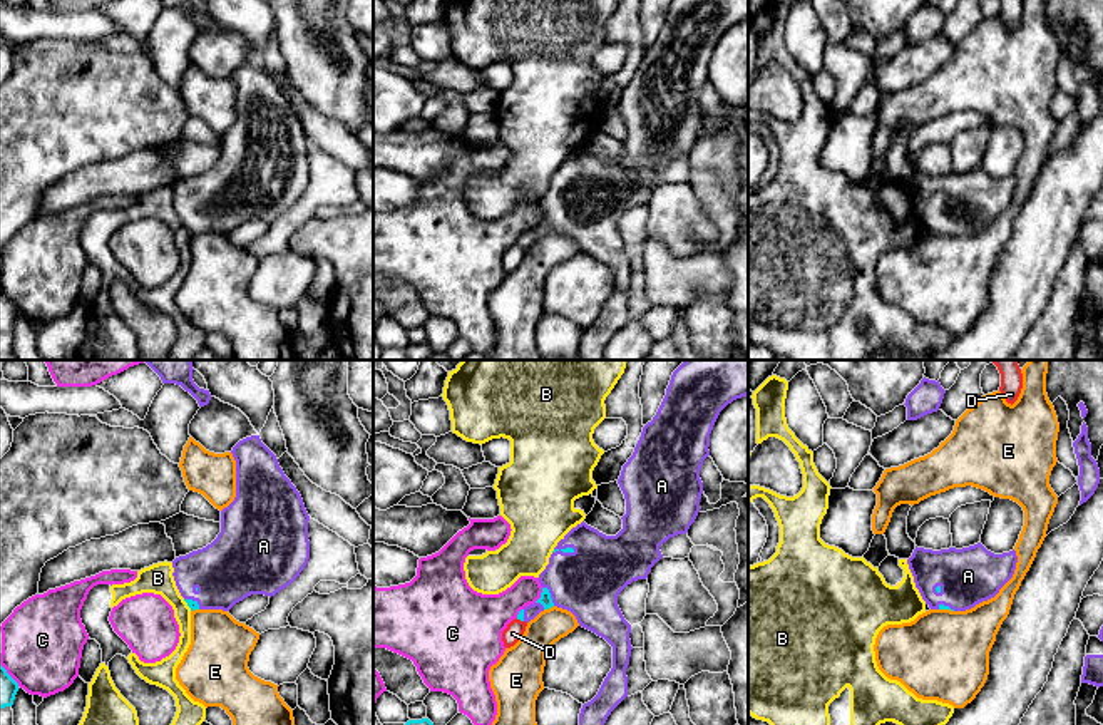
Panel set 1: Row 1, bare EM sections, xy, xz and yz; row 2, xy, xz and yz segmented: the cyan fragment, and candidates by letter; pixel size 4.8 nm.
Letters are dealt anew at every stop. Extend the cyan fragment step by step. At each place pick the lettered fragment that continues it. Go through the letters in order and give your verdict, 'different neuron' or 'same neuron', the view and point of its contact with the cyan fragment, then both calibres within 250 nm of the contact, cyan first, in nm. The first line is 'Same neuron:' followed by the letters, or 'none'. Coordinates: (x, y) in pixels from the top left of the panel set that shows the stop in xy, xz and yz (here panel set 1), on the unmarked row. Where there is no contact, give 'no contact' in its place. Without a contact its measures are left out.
Same neuron: A
A: same neuron | xz (549, 220) | 60/320 nm
B: different neuron | xy (188, 230) | 50/140 nm
C: different neuron | xz (541, 220) | 60/180 nm
D: different neuron | xz (519, 243) | 30/90 nm
E: different neuron | xz (548, 233) | 60/170 nm

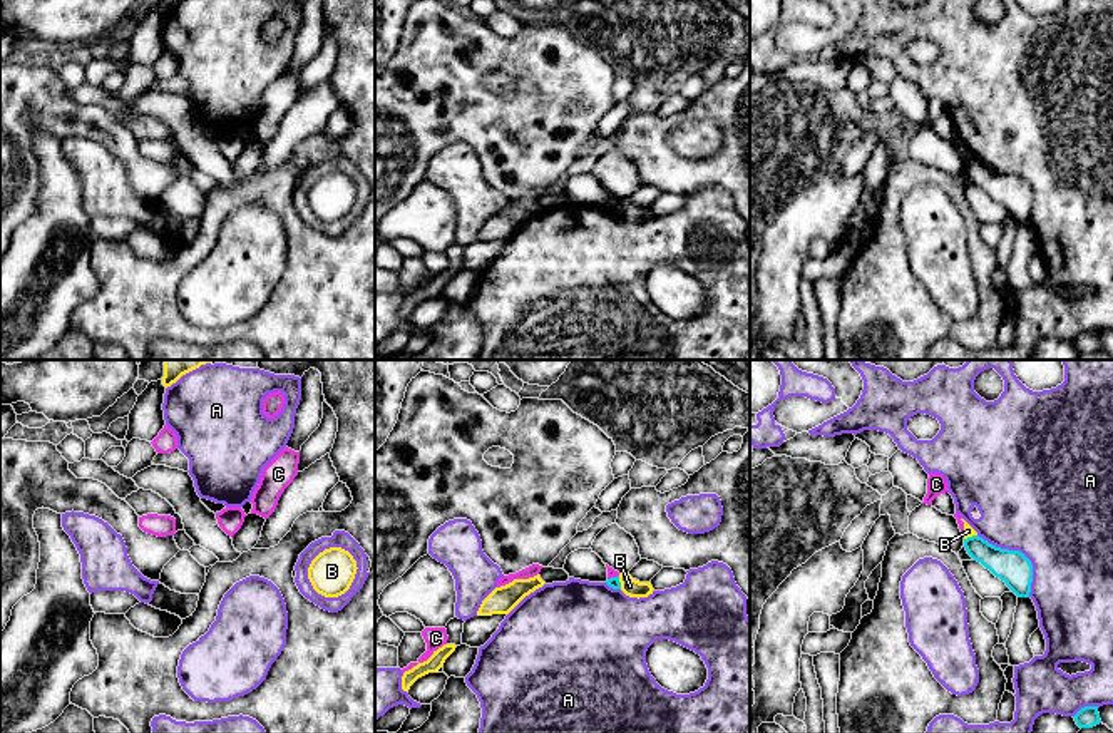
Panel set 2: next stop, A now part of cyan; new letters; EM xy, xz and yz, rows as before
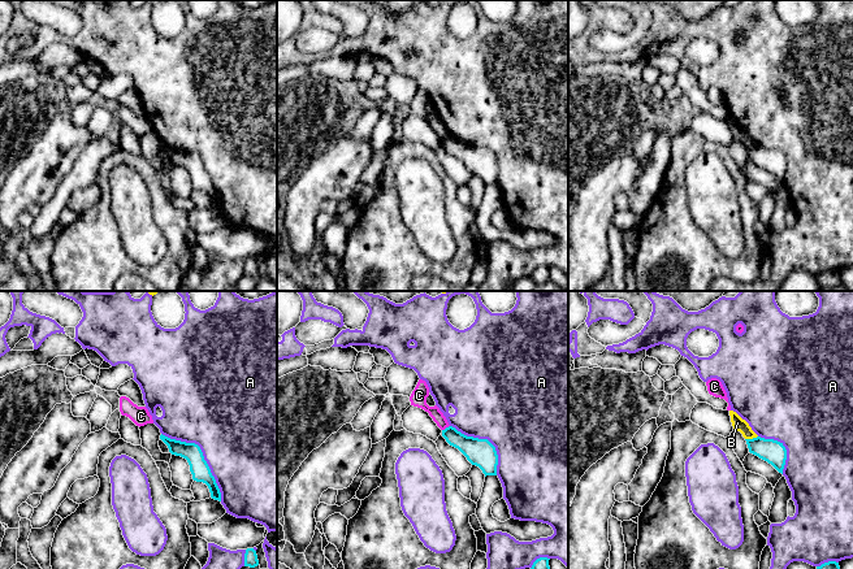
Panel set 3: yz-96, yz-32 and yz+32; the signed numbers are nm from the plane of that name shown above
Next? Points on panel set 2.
Same neuron: none
A: different neuron | yz (1021, 178) | 160/500 nm
B: different neuron | xz (620, 208) | 50/90 nm
C: different neuron | xz (613, 203) | 50/50 nm

